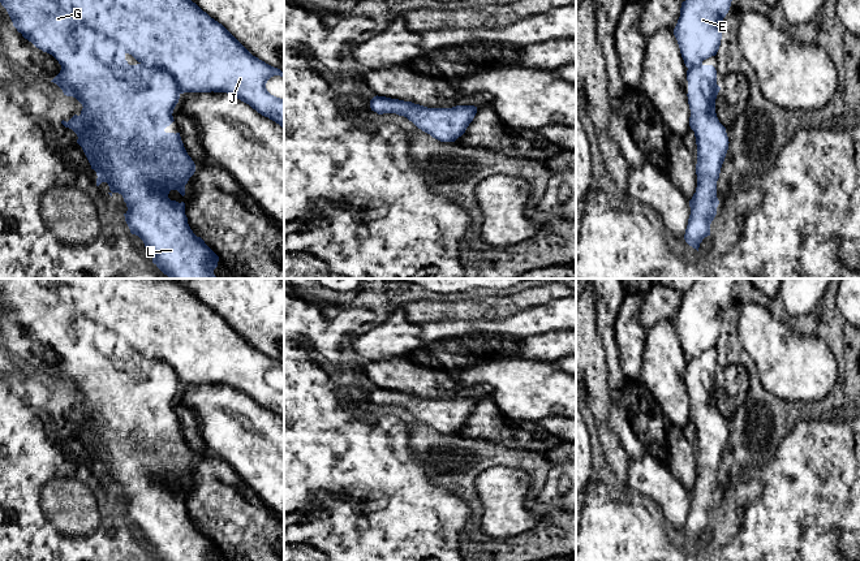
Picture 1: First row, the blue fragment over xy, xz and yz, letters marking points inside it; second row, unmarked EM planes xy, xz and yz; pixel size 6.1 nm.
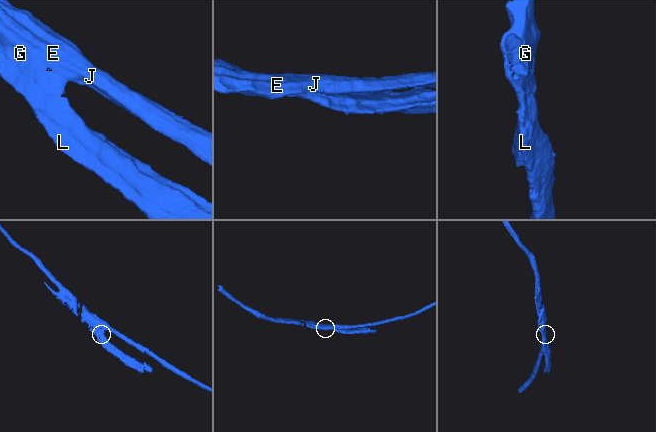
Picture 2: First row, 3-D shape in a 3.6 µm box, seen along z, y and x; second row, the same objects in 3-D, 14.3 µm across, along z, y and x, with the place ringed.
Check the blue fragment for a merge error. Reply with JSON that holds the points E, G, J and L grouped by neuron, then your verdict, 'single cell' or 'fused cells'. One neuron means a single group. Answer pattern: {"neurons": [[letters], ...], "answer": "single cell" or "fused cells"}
{"neurons": [["E", "G", "J"], ["L"]], "answer": "fused cells"}

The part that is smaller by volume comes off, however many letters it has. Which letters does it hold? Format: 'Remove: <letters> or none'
Remove: L

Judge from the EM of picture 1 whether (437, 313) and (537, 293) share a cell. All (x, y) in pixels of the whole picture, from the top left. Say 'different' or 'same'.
same

